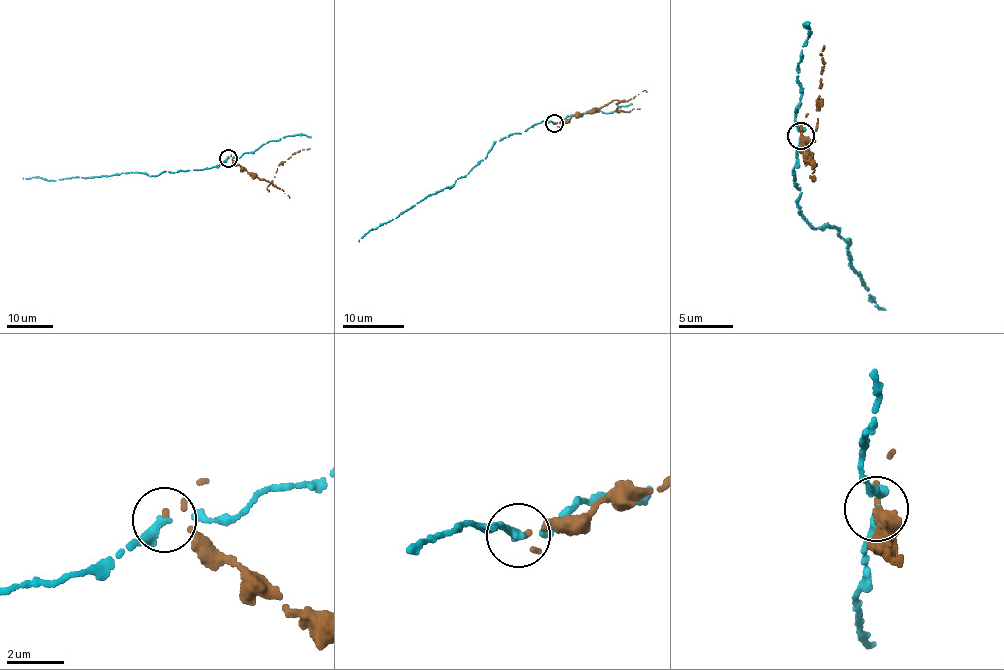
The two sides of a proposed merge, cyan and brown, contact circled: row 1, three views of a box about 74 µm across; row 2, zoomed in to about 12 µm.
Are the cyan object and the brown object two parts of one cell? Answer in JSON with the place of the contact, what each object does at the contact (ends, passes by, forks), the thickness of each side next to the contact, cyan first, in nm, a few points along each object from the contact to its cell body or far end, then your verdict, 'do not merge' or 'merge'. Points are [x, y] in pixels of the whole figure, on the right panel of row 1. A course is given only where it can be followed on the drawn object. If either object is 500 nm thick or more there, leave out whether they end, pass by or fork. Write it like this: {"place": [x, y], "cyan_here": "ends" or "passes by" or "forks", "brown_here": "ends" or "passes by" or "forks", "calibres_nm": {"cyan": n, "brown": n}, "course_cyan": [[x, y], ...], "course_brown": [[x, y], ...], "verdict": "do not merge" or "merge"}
{"place": [801, 136], "cyan_here": "passes by", "brown_here": "ends", "calibres_nm": {"cyan": 200, "brown": 130}, "course_cyan": [[800, 137], [798, 213], [840, 230], [848, 264], [886, 309]], "course_brown": [[800, 134], [801, 129], [808, 156], [811, 154], [806, 161], [814, 140], [823, 45]], "verdict": "do not merge"}

